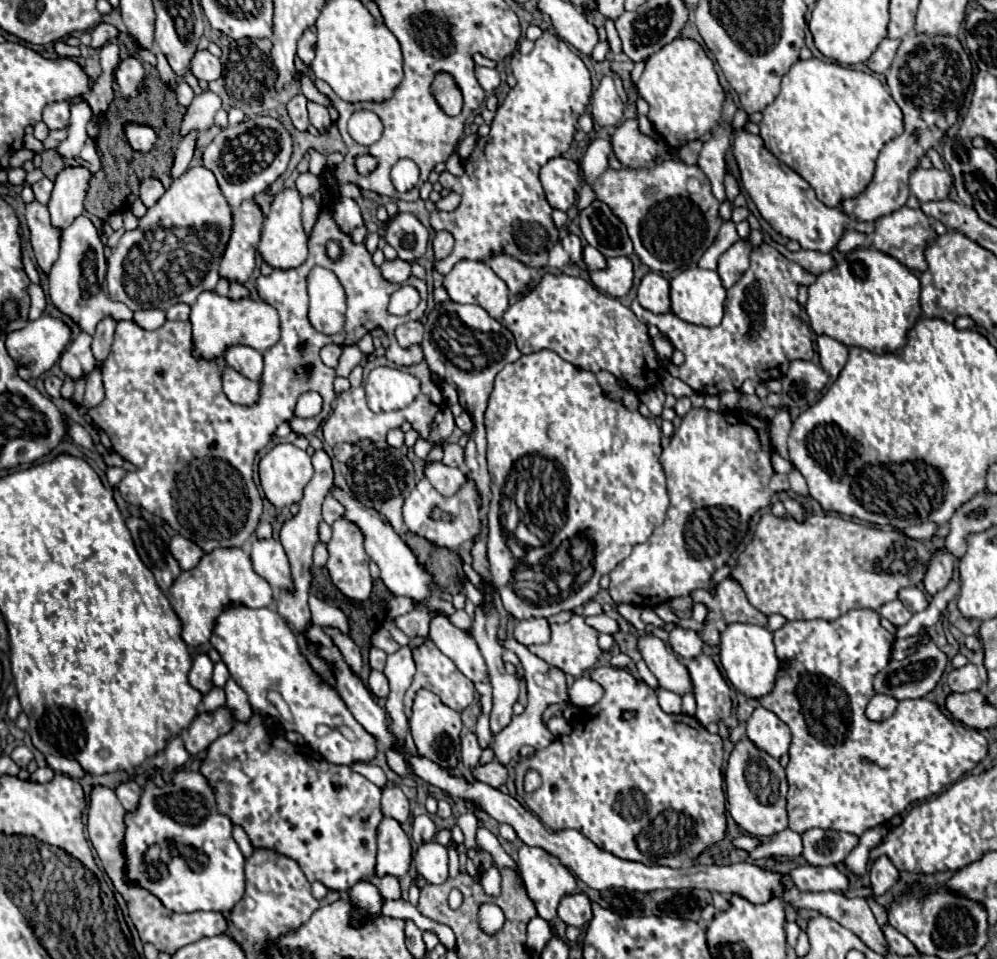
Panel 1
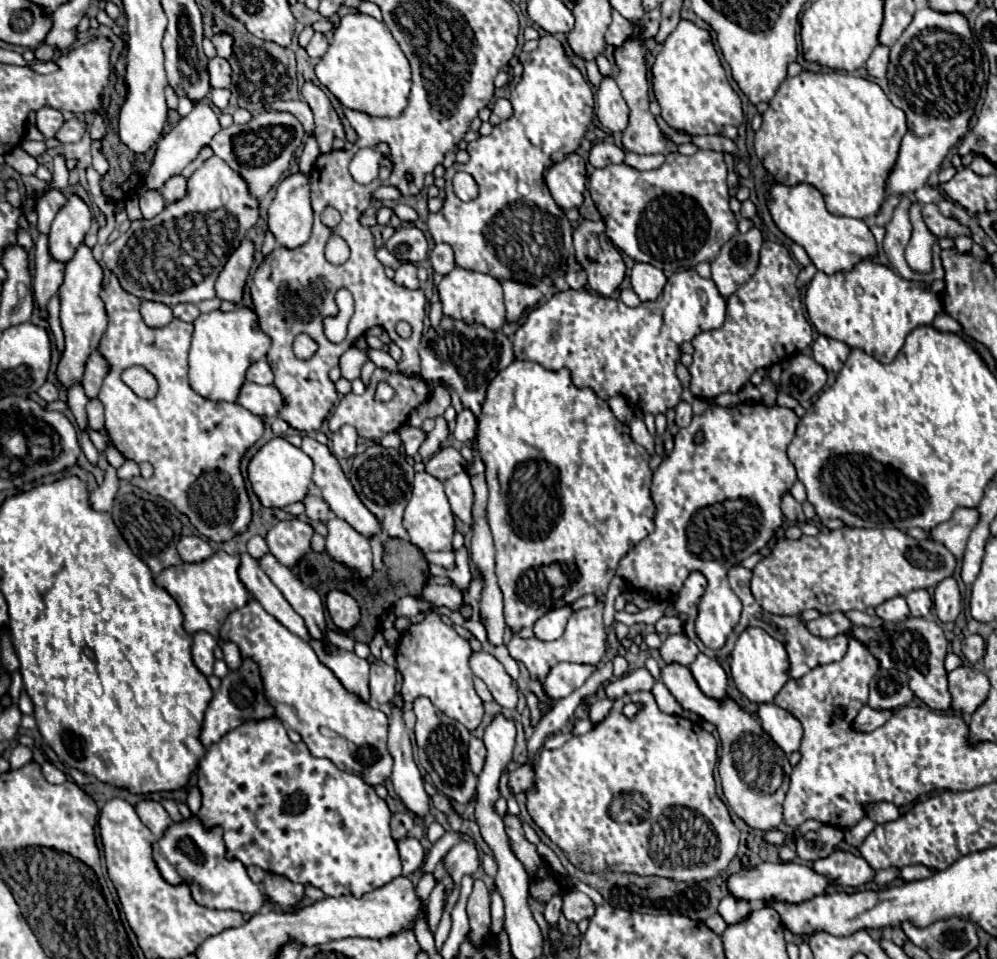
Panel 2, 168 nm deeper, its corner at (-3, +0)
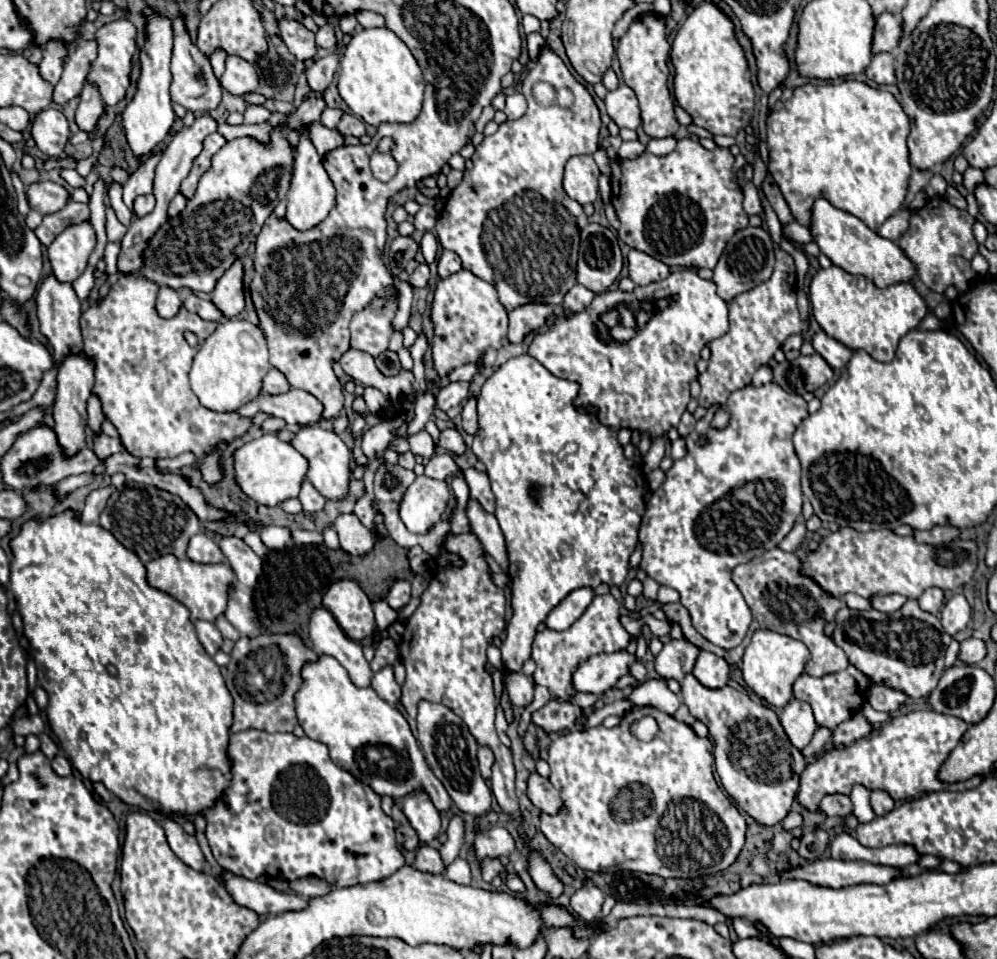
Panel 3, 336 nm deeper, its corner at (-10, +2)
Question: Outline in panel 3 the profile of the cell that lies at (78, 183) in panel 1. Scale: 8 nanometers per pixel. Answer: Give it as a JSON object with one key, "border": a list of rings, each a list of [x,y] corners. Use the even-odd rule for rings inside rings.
{"border":[[[85,220],[81,224],[67,226],[49,246],[49,260],[51,260],[51,266],[53,266],[55,278],[59,282],[73,282],[77,276],[81,276],[83,270],[87,268],[87,260],[89,260],[93,246],[95,246],[95,230],[93,230],[89,220]]]}

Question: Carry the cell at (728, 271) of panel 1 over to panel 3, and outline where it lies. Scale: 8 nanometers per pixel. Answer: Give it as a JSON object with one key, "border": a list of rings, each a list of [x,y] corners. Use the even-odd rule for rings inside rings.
{"border":[[[753,226],[737,230],[735,236],[727,242],[727,246],[713,270],[713,282],[717,284],[719,296],[725,302],[729,302],[737,294],[747,292],[747,290],[755,288],[757,284],[769,280],[769,276],[773,272],[773,264],[775,264],[775,254],[773,254],[773,240],[771,240],[769,232],[765,232],[763,228],[753,228]]]}

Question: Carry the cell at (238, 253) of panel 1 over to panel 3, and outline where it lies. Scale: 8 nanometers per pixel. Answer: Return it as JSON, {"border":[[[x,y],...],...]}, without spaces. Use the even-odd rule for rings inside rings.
{"border":[[[235,260],[233,266],[219,278],[213,302],[227,318],[235,318],[245,308],[245,292],[243,292],[243,262]]]}

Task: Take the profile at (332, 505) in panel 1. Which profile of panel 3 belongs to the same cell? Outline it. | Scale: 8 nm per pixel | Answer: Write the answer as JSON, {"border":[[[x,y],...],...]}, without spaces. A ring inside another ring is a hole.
{"border":[[[309,480],[303,482],[303,486],[301,486],[301,494],[299,494],[299,500],[301,500],[305,512],[321,512],[323,506],[325,506],[325,498],[313,488],[313,484],[311,484]]]}

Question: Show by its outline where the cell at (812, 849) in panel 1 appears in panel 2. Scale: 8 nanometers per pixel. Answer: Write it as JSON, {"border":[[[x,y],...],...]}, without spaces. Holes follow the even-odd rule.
{"border":[[[822,826],[816,832],[806,832],[802,838],[796,840],[796,854],[804,860],[804,862],[814,862],[818,858],[826,858],[830,856],[838,842],[844,840],[842,830],[832,828],[832,826]]]}

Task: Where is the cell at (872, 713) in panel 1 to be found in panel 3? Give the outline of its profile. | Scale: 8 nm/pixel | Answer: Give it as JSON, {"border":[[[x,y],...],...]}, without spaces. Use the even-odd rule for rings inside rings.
{"border":[[[855,712],[847,722],[839,724],[835,728],[835,734],[831,738],[831,742],[839,742],[839,746],[849,746],[851,742],[869,736],[873,732],[871,722],[863,716],[863,712]]]}

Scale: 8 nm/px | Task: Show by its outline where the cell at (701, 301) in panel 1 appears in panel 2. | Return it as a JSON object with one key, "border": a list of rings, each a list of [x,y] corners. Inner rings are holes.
{"border":[[[694,270],[676,272],[668,278],[662,294],[654,302],[642,302],[636,308],[628,308],[618,298],[606,298],[590,290],[566,290],[558,292],[546,304],[528,312],[524,324],[518,328],[512,346],[518,360],[530,360],[546,370],[568,368],[572,382],[578,388],[590,388],[602,400],[612,396],[622,396],[630,406],[640,408],[650,414],[664,414],[674,410],[682,396],[680,380],[676,378],[676,364],[680,360],[680,346],[690,342],[696,334],[706,330],[716,330],[724,324],[726,300],[720,296],[712,280],[700,278]]]}

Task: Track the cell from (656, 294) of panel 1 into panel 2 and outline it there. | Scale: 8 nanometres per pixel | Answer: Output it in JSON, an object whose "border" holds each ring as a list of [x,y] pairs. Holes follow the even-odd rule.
{"border":[[[636,262],[630,272],[630,286],[644,300],[656,300],[666,284],[666,276],[660,268],[644,262]]]}

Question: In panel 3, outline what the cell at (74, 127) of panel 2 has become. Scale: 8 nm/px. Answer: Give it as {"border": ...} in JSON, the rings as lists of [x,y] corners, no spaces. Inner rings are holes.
{"border":[[[85,82],[79,98],[81,98],[81,102],[79,102],[77,112],[75,112],[75,122],[77,122],[79,130],[91,132],[103,114],[103,102],[101,102],[95,86],[91,86],[89,82]]]}

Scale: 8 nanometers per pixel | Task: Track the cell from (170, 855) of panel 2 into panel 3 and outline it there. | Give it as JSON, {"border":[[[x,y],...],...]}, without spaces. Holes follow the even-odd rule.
{"border":[[[223,870],[221,878],[233,902],[257,914],[281,914],[283,910],[301,910],[303,906],[307,906],[307,900],[297,894],[279,892],[267,884],[249,880],[245,876],[237,876],[229,870]]]}

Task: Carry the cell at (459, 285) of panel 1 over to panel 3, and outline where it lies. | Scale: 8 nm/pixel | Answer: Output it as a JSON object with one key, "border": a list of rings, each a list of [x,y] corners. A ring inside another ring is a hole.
{"border":[[[459,270],[437,284],[431,318],[435,322],[431,348],[437,374],[445,374],[455,366],[475,362],[475,358],[485,354],[489,348],[501,348],[507,336],[507,310],[499,302],[495,286],[477,278],[469,270]]]}

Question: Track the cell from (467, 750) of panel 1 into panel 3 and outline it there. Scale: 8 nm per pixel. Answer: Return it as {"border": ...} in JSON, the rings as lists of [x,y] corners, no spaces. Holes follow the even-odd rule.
{"border":[[[479,746],[479,768],[481,768],[481,776],[489,778],[491,776],[491,766],[493,766],[493,752],[487,746]]]}

